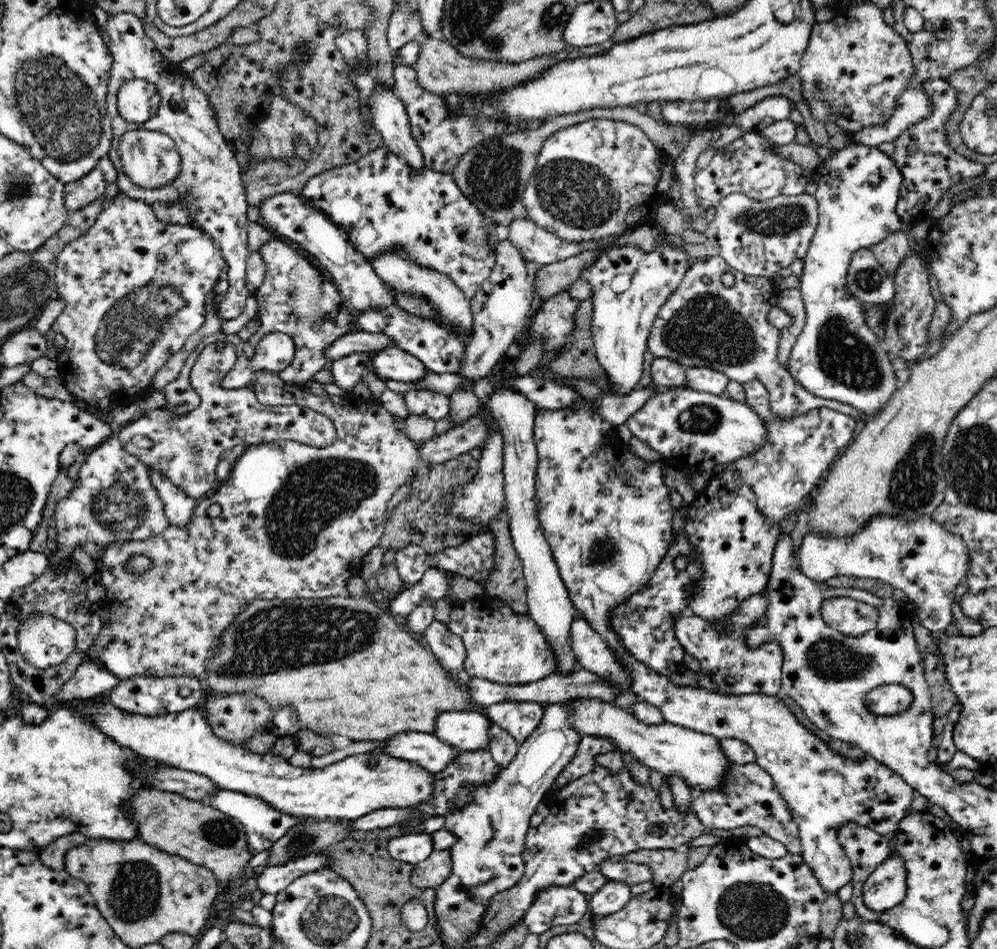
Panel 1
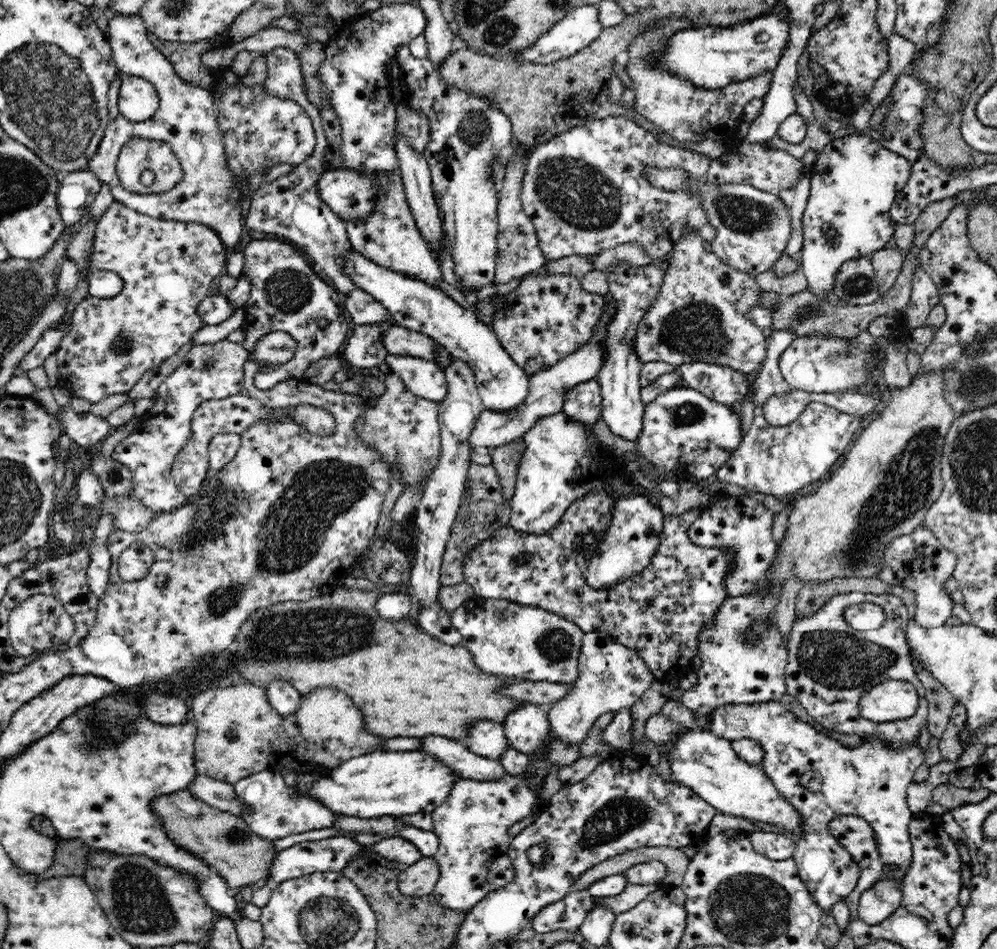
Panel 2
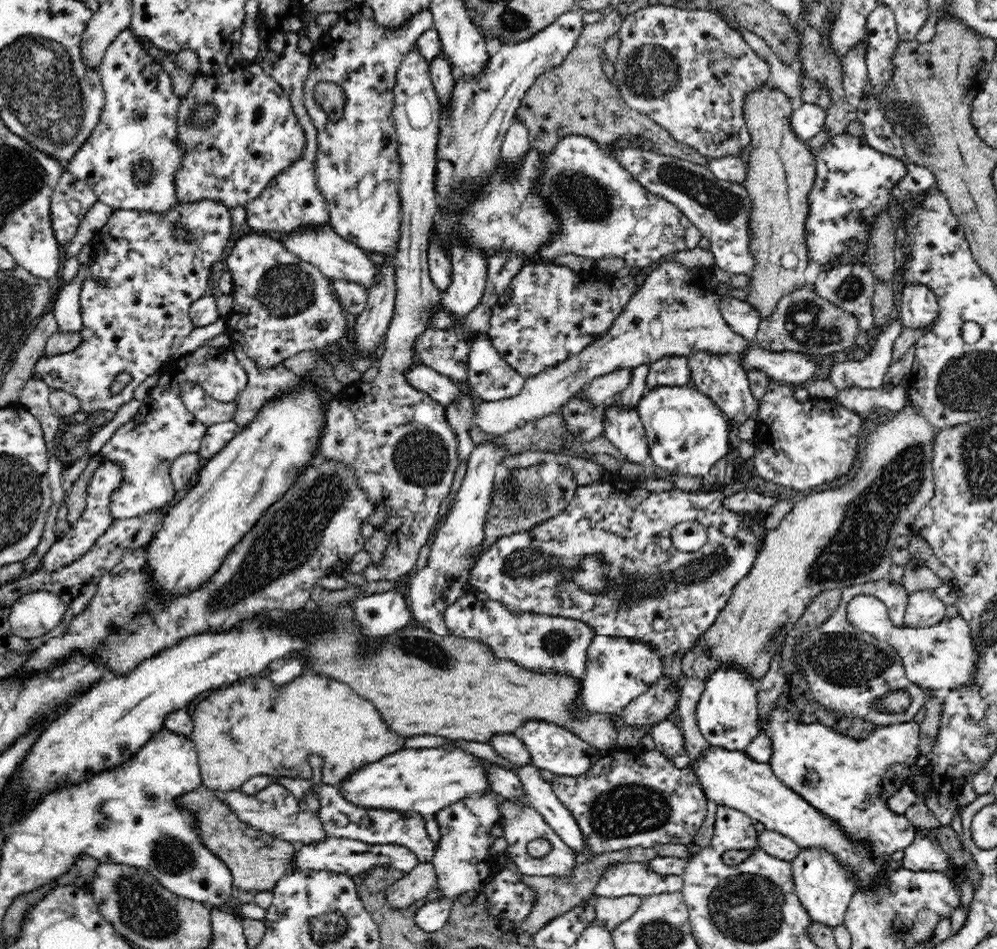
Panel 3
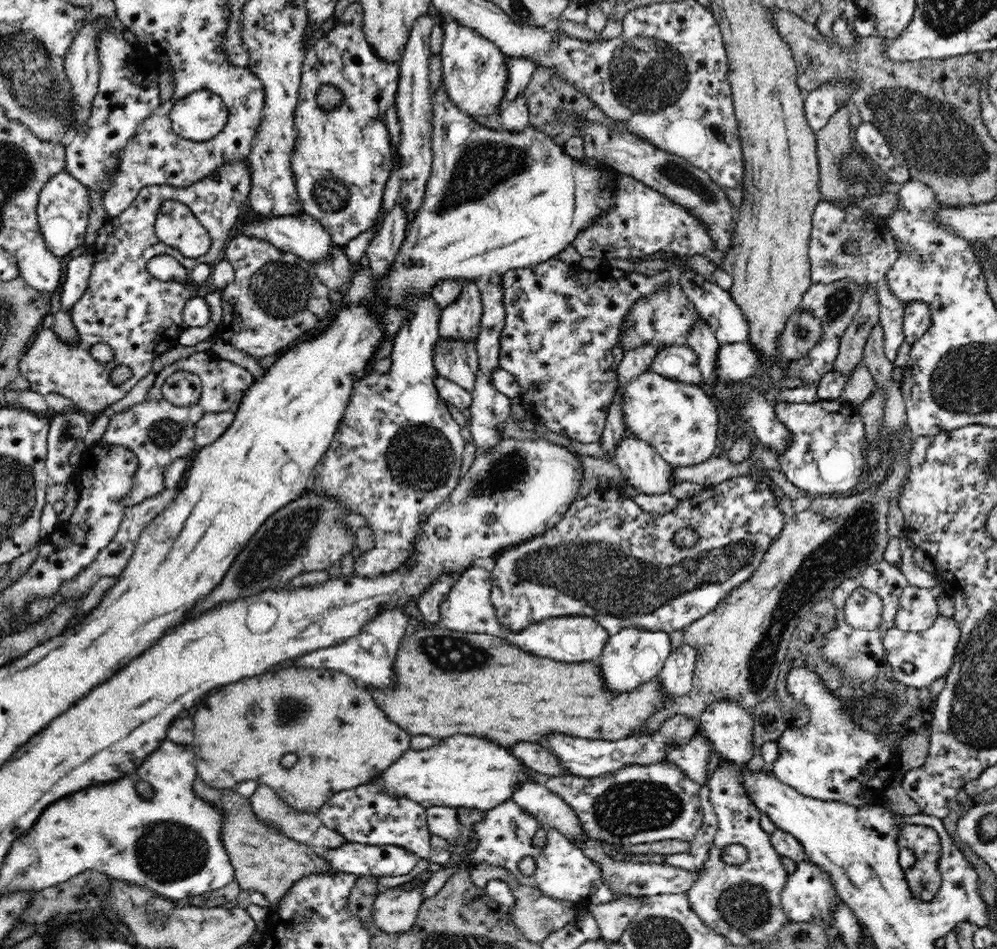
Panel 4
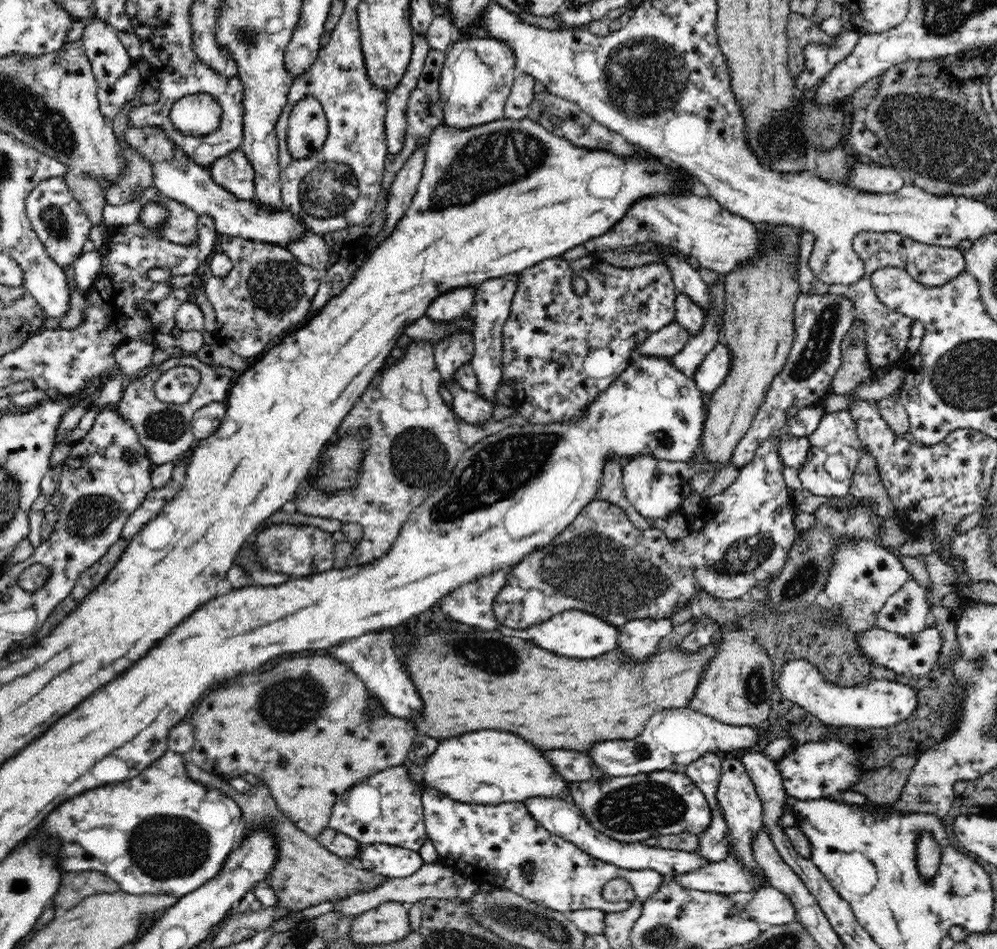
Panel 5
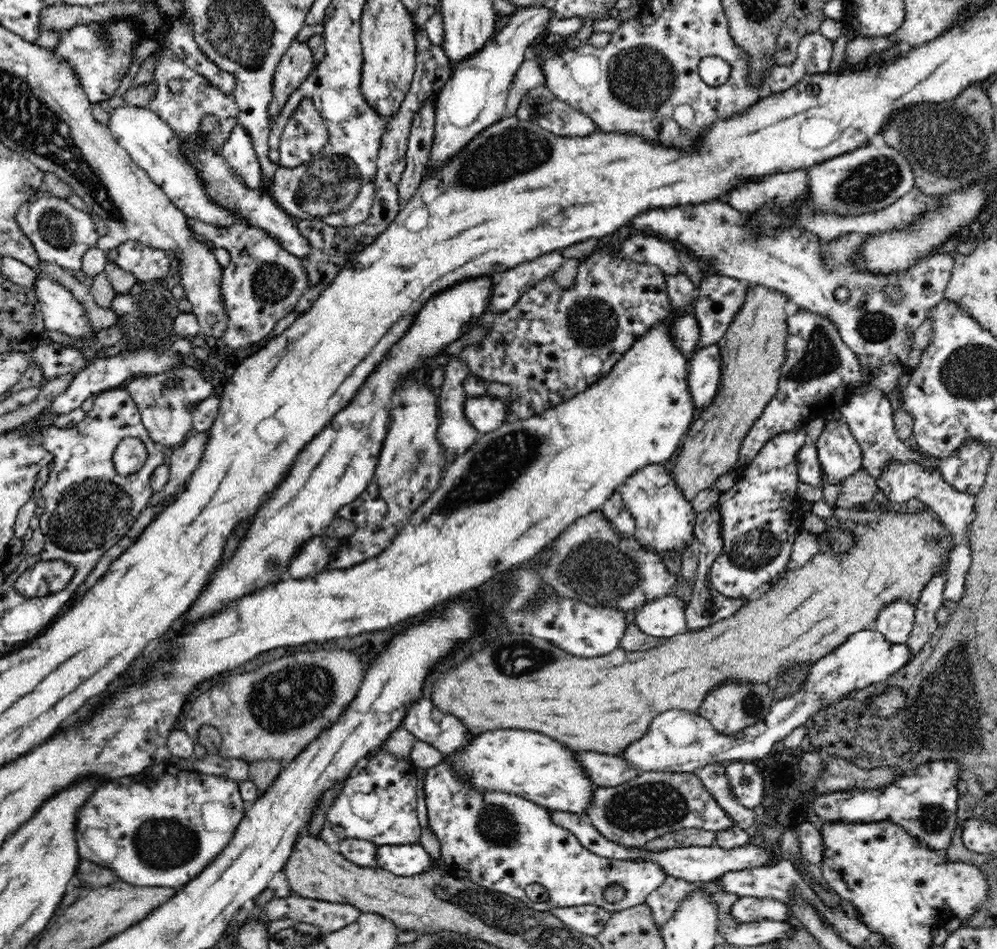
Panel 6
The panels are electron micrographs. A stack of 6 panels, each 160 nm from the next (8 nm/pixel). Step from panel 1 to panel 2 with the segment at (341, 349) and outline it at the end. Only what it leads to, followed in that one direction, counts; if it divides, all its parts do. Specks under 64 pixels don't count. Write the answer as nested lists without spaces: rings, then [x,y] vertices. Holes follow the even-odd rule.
[[[392,325],[382,335],[382,344],[387,354],[408,355],[409,357],[424,358],[436,361],[436,364],[448,366],[455,359],[432,337],[410,330],[400,325]]]

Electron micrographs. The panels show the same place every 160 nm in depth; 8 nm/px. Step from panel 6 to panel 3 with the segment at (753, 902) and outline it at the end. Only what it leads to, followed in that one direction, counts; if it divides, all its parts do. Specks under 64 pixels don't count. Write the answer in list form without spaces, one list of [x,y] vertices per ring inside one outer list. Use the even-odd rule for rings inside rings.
[[[816,847],[803,848],[791,860],[795,894],[812,922],[818,921],[835,927],[842,925],[853,895],[857,892],[857,882],[853,872],[848,871],[844,863],[840,863],[834,855]]]

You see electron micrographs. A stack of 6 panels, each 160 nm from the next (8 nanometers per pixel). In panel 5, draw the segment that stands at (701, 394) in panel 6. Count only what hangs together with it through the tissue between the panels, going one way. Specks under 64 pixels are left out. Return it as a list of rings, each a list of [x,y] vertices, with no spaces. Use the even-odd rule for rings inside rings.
[[[719,342],[704,357],[700,368],[694,374],[693,378],[698,389],[709,395],[716,391],[724,382],[731,364],[730,349],[723,342]]]

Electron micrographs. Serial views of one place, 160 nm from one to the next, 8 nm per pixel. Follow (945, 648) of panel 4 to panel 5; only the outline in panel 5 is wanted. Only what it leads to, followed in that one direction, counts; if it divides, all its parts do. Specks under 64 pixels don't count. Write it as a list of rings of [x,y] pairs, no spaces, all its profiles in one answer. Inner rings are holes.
[[[928,626],[922,632],[908,637],[874,628],[856,634],[855,638],[862,661],[870,662],[870,665],[878,668],[892,670],[896,675],[908,675],[914,678],[930,675],[940,658],[940,650],[942,650],[942,636],[940,630],[934,626]]]

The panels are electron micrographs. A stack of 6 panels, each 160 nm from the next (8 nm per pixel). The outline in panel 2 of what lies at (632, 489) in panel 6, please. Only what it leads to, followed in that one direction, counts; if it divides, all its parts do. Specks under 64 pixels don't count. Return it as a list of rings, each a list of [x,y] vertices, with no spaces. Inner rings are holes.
[[[619,262],[609,266],[605,273],[616,311],[606,324],[606,336],[603,338],[604,360],[596,376],[596,381],[601,387],[601,416],[614,435],[636,442],[644,428],[646,405],[641,400],[640,372],[643,364],[640,363],[636,351],[632,349],[634,336],[640,320],[644,318],[644,314],[654,304],[660,292],[666,270],[653,263],[646,266],[632,266]]]

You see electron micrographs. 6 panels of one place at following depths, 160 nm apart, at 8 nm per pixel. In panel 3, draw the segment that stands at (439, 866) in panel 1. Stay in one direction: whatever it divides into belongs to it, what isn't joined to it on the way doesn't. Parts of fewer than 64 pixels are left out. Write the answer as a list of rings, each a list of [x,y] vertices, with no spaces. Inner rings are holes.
[[[432,862],[418,863],[418,866],[403,878],[394,882],[385,893],[388,905],[395,910],[406,910],[414,902],[425,898],[436,888],[437,875]]]

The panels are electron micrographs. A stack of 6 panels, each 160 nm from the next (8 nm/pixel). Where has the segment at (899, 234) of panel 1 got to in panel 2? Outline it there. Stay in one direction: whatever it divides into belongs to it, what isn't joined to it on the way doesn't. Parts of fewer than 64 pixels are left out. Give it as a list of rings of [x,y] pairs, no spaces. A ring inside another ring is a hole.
[[[890,242],[884,248],[871,254],[873,269],[876,273],[876,279],[878,279],[880,297],[896,284],[896,278],[904,266],[904,251],[894,247],[894,244]]]

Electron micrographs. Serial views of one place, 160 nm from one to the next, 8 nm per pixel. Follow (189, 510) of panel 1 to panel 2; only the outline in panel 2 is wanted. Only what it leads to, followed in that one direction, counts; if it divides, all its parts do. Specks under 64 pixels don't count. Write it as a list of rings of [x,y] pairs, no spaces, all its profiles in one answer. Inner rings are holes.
[[[282,331],[270,332],[270,334],[262,336],[256,342],[253,352],[249,354],[242,344],[228,339],[220,339],[218,342],[208,344],[193,345],[184,357],[182,364],[158,388],[158,394],[152,398],[155,401],[154,407],[144,415],[138,416],[140,419],[138,428],[127,438],[124,438],[112,453],[113,458],[117,462],[120,462],[123,466],[128,466],[128,469],[132,471],[132,490],[130,490],[130,495],[159,515],[171,513],[172,508],[176,510],[176,508],[181,507],[186,502],[187,496],[176,486],[171,471],[176,454],[179,454],[180,450],[184,448],[185,442],[192,438],[191,423],[198,406],[207,400],[220,400],[220,398],[228,398],[234,396],[234,394],[244,392],[243,366],[246,360],[254,361],[258,364],[263,363],[263,365],[283,365],[294,356],[295,350],[296,341],[294,341],[294,338]]]

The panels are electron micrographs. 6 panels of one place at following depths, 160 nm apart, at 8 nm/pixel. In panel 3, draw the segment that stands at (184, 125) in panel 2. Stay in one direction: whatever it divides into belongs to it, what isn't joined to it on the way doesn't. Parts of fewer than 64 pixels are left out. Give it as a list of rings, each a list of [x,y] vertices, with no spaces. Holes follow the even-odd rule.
[[[130,27],[120,32],[115,39],[98,66],[104,89],[104,110],[100,114],[96,128],[82,144],[82,148],[70,158],[65,170],[70,171],[76,178],[86,181],[97,195],[98,201],[110,205],[113,209],[157,212],[166,216],[179,202],[174,180],[176,170],[182,166],[184,160],[184,147],[176,143],[178,134],[176,112],[183,96],[174,93],[170,75],[141,46],[140,37],[136,36]],[[144,163],[150,165],[148,182],[135,182],[133,172]]]

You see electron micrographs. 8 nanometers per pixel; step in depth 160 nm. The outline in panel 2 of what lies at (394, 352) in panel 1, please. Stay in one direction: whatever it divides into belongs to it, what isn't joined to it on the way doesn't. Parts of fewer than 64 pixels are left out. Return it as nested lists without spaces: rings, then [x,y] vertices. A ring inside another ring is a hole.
[[[387,354],[383,368],[397,374],[416,397],[440,403],[448,394],[444,368],[440,368],[436,361]]]

